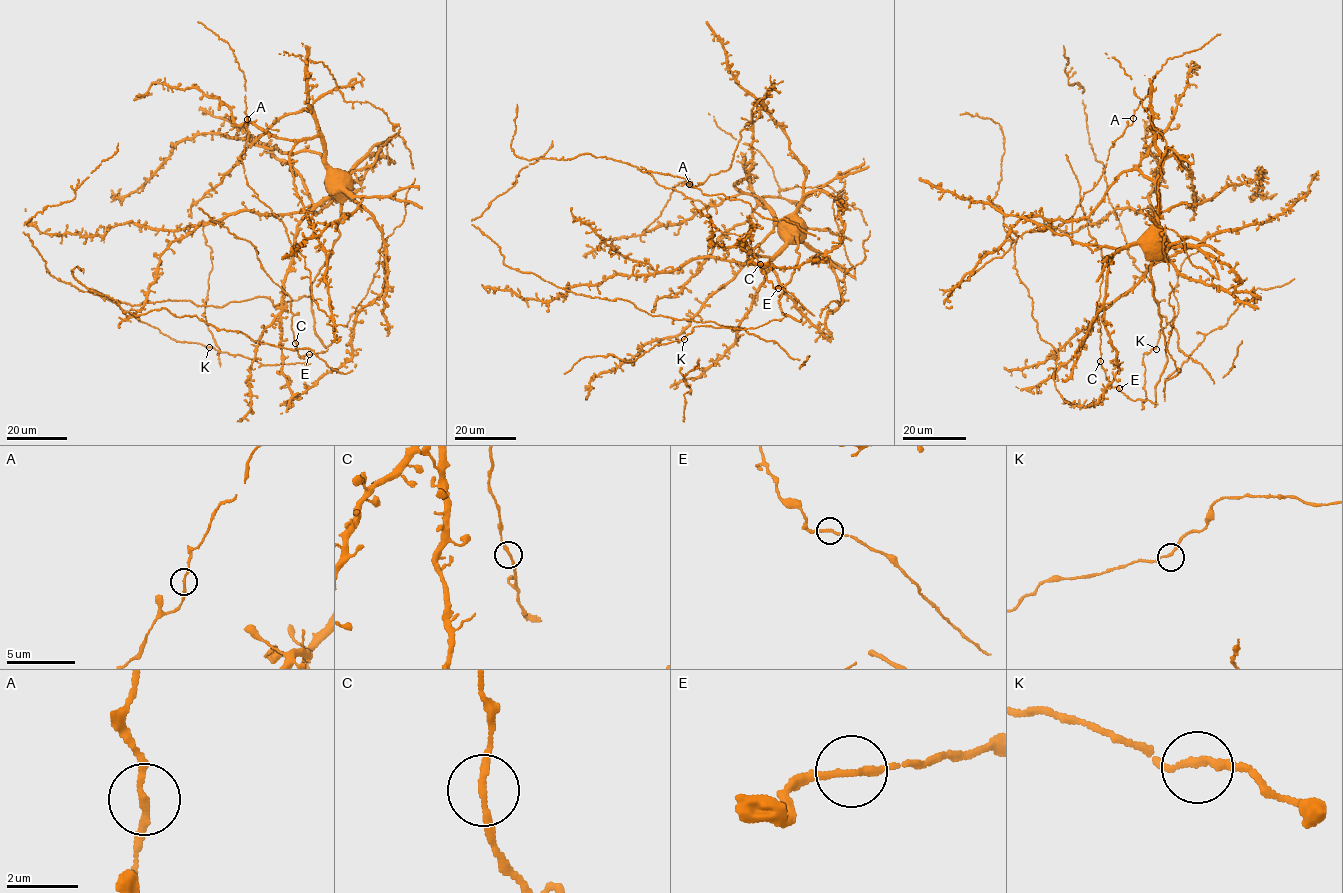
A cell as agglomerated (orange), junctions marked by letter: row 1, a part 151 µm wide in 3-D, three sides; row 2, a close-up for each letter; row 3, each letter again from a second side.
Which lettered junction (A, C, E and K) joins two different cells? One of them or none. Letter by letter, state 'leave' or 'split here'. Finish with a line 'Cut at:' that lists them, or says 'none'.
A: leave
C: leave
E: leave
K: leave
Cut at: none

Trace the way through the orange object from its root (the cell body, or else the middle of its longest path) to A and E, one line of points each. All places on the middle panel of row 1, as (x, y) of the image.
A: (786, 220), (734, 186), (748, 174), (753, 113), (765, 109), (769, 90), (730, 168), (689, 184)
E: (786, 220), (786, 242), (771, 257), (754, 257), (742, 243), (754, 248), (766, 279), (778, 288)

